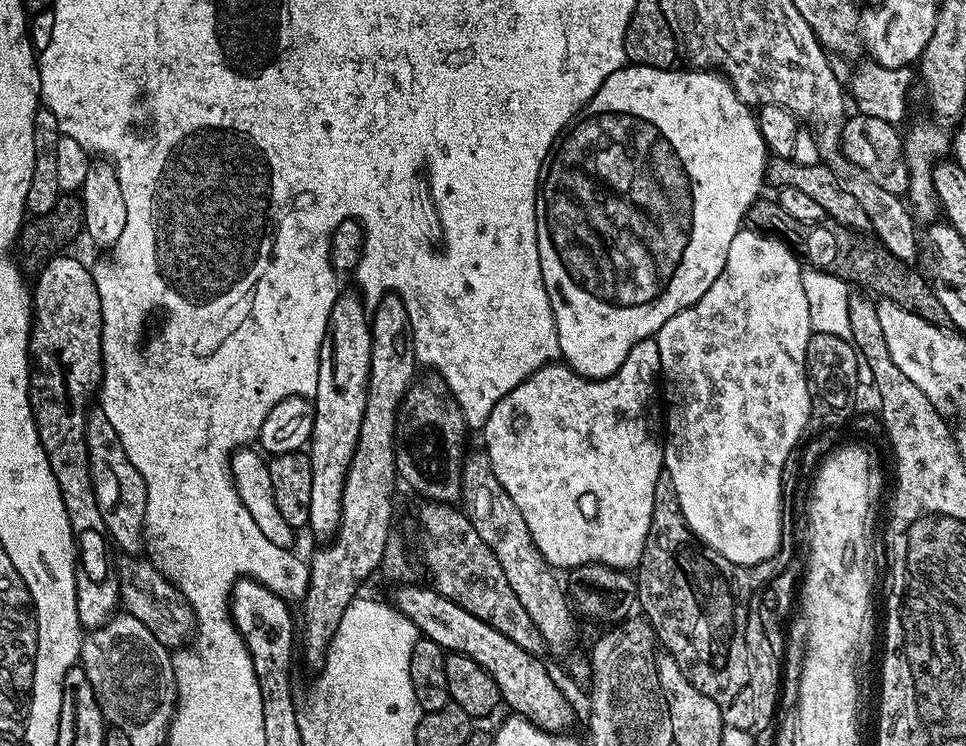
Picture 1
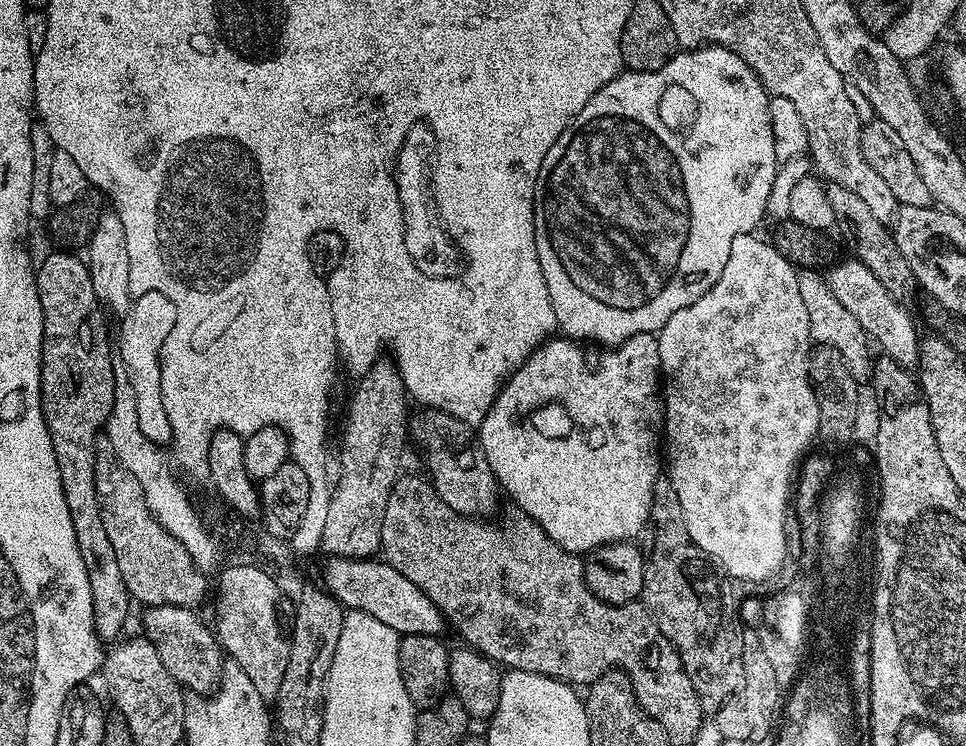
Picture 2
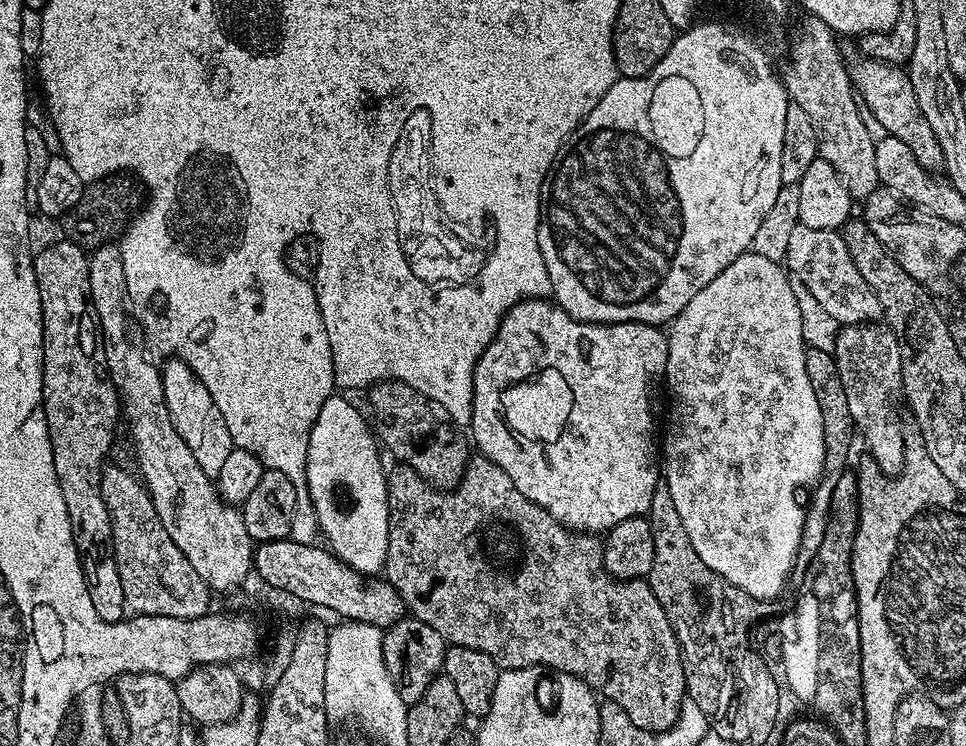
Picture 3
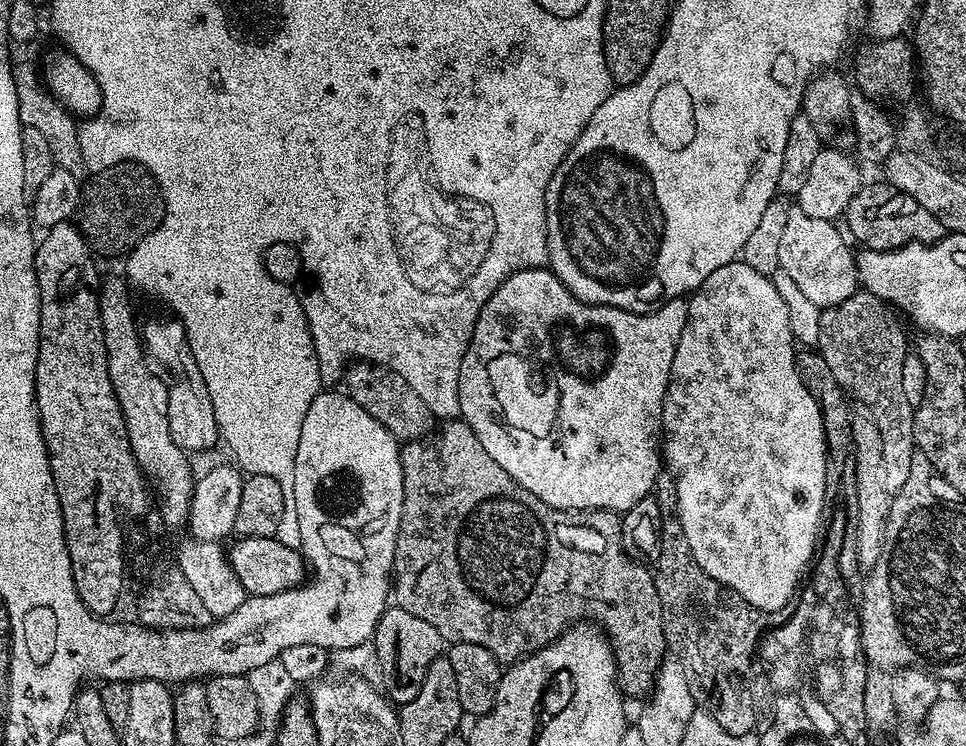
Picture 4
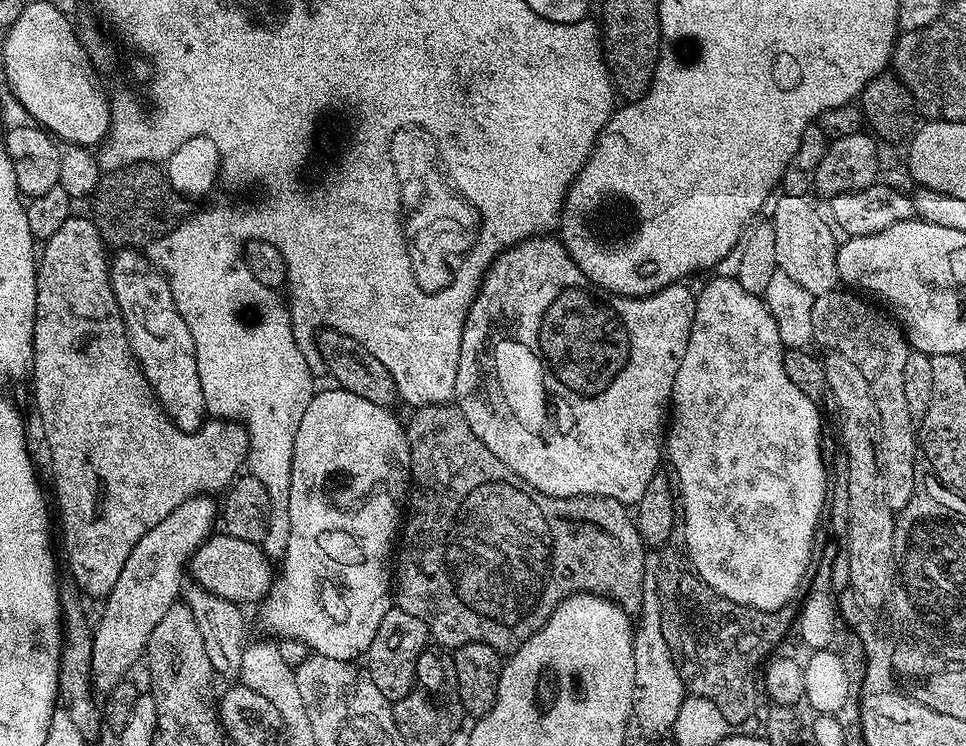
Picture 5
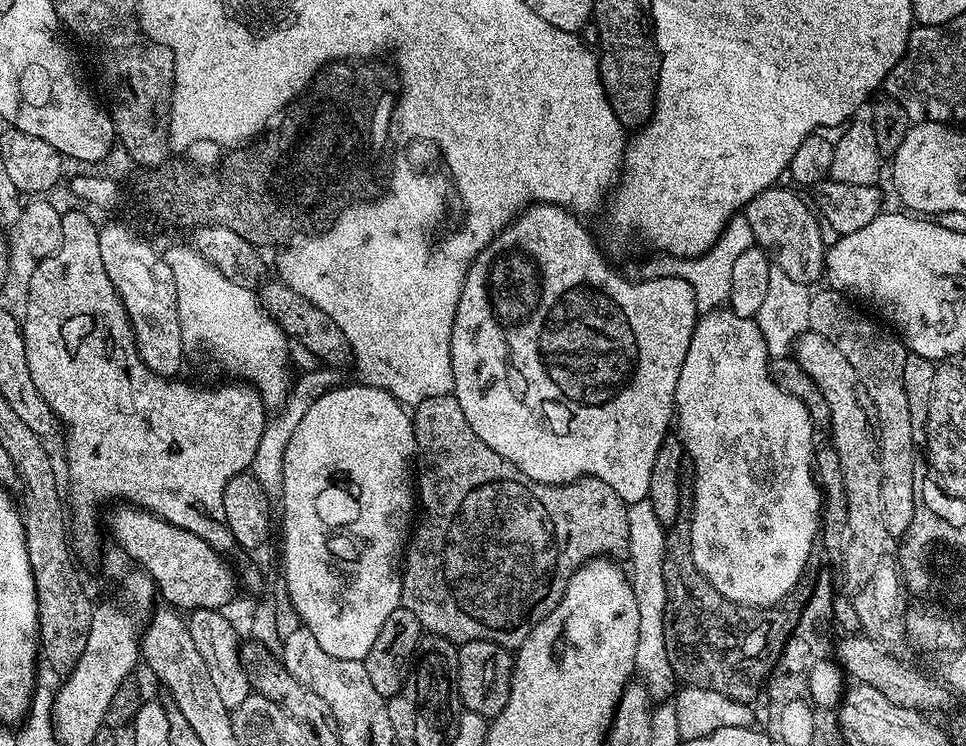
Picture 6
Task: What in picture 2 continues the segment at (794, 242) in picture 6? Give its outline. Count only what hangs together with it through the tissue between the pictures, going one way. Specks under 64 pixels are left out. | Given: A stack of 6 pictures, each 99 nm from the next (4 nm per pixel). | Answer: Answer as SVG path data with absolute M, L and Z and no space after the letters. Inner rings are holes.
M847 259L826 272L828 288L834 298L838 298L838 302L842 302L846 310L850 310L850 314L858 320L865 334L884 347L883 355L895 360L904 369L911 369L920 359L921 337L916 336L916 324L912 321L911 314L904 309L907 307L888 293L886 286L882 286L882 282L878 282L878 278L874 278L874 274L866 270L862 261Z

